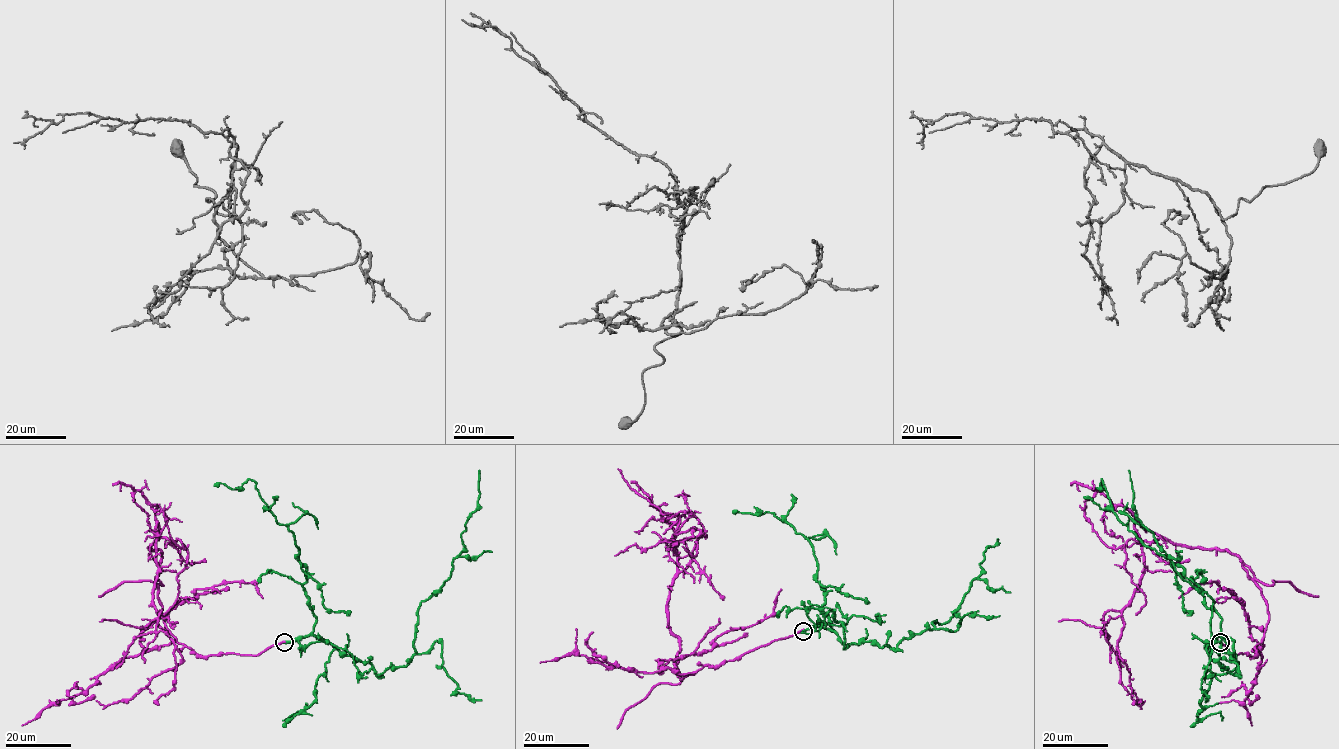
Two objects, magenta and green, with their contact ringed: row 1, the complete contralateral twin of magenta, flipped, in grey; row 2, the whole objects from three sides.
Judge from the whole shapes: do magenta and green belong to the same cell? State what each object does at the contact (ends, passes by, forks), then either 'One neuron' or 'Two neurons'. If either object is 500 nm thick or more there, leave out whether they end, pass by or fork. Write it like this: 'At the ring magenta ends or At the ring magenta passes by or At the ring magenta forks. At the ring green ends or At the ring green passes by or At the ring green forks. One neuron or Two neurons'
At the ring magenta ends. At the ring green ends. Two neurons

